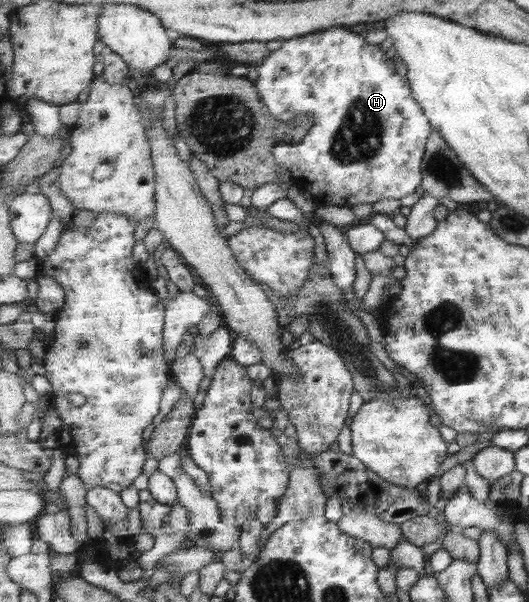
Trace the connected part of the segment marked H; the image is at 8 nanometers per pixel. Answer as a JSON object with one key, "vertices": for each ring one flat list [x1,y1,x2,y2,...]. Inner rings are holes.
{"vertices":[[346,27,331,28,316,33,310,33,306,36,294,38,289,41,284,41,281,47,275,51,258,66,258,79,255,81,255,86,259,90,260,96,263,98,264,104,268,106,269,110,276,118,282,122,292,120,294,116,298,115,312,115,313,129,303,137,297,145,290,145,284,141,278,141,273,148,278,166,283,166,294,178,294,182,302,189,308,190,318,205,324,206,347,206,349,209,356,204,374,204,378,200,384,198,404,198,412,192,416,192,416,188,421,185,423,181,422,161,427,151,427,142,433,131,433,126,429,121,428,115,424,109,416,102,412,94,412,85,408,81,407,76,398,76,394,71,396,66,392,61,392,56,389,52,384,52,380,49,380,45,374,42,369,44,358,33,346,29]]}

